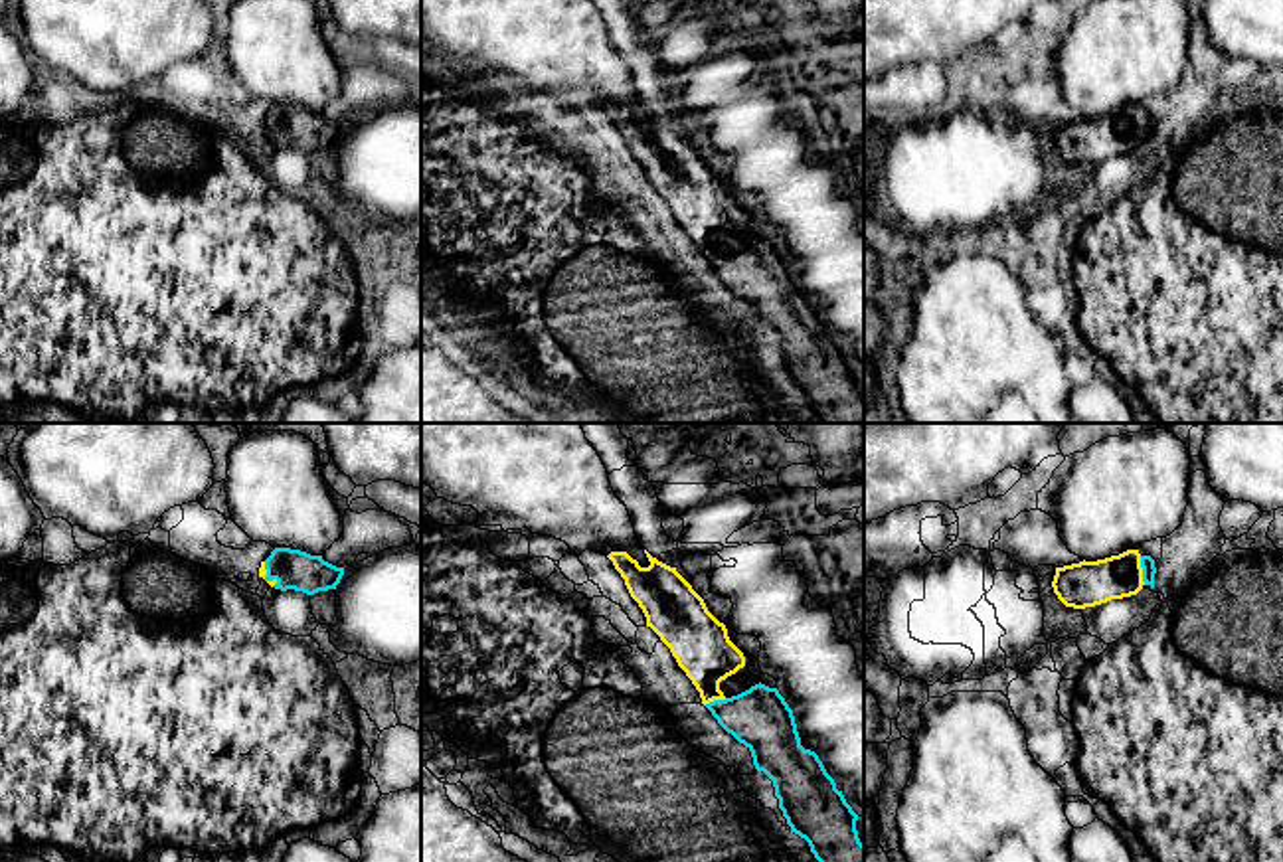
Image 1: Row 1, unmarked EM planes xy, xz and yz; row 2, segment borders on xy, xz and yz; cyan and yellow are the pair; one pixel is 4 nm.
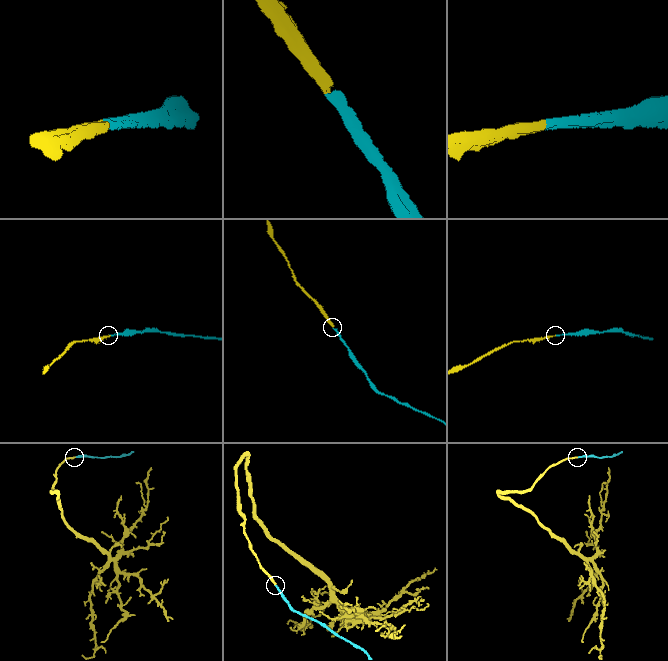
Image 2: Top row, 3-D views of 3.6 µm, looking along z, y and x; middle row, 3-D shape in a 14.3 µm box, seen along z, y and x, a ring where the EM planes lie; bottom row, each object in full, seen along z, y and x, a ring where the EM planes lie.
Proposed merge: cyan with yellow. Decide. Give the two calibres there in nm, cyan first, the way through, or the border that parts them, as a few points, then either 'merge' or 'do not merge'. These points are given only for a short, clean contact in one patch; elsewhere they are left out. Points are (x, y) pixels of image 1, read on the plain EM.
calibres 60 and 190 nm; way yz (1147, 119), (1143, 127), (1086, 141); merge

